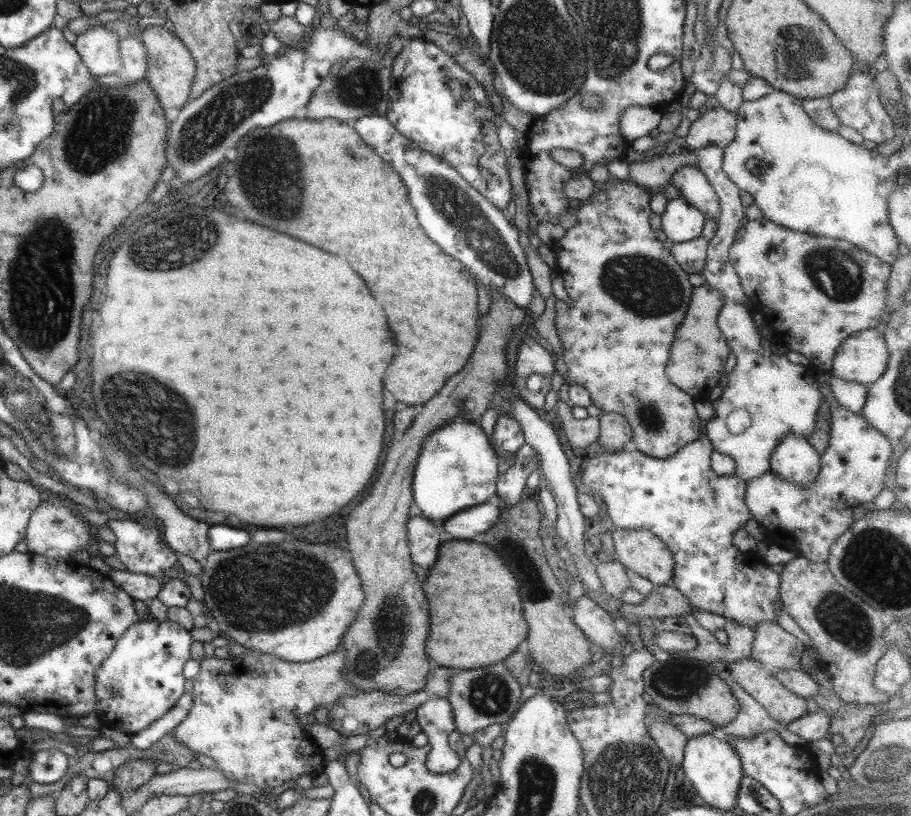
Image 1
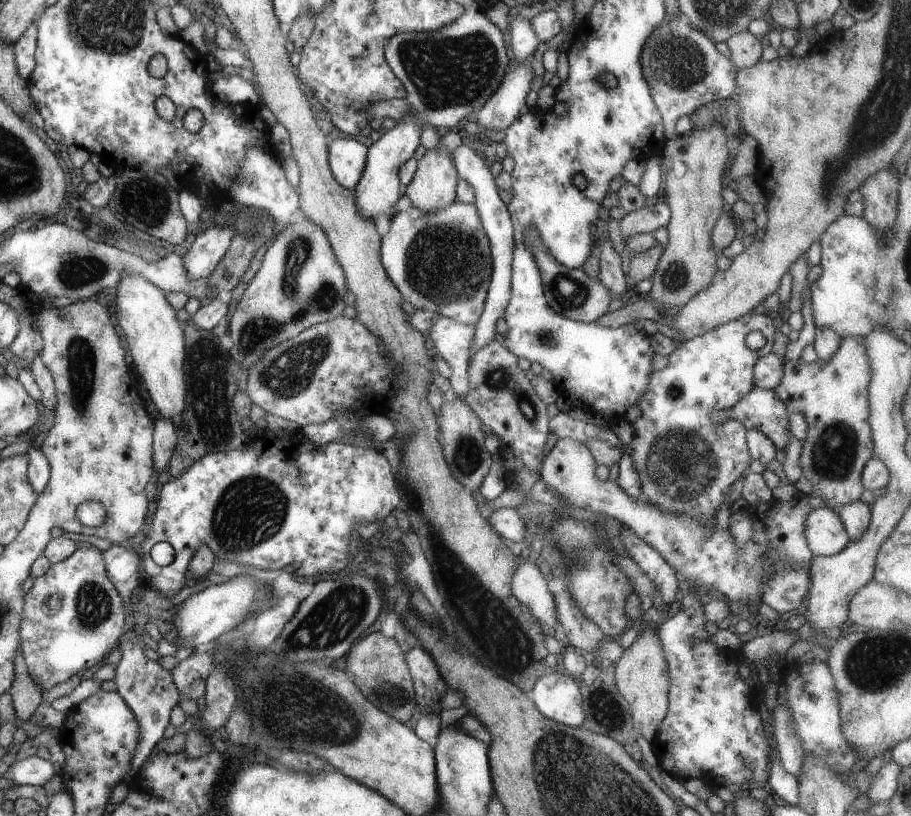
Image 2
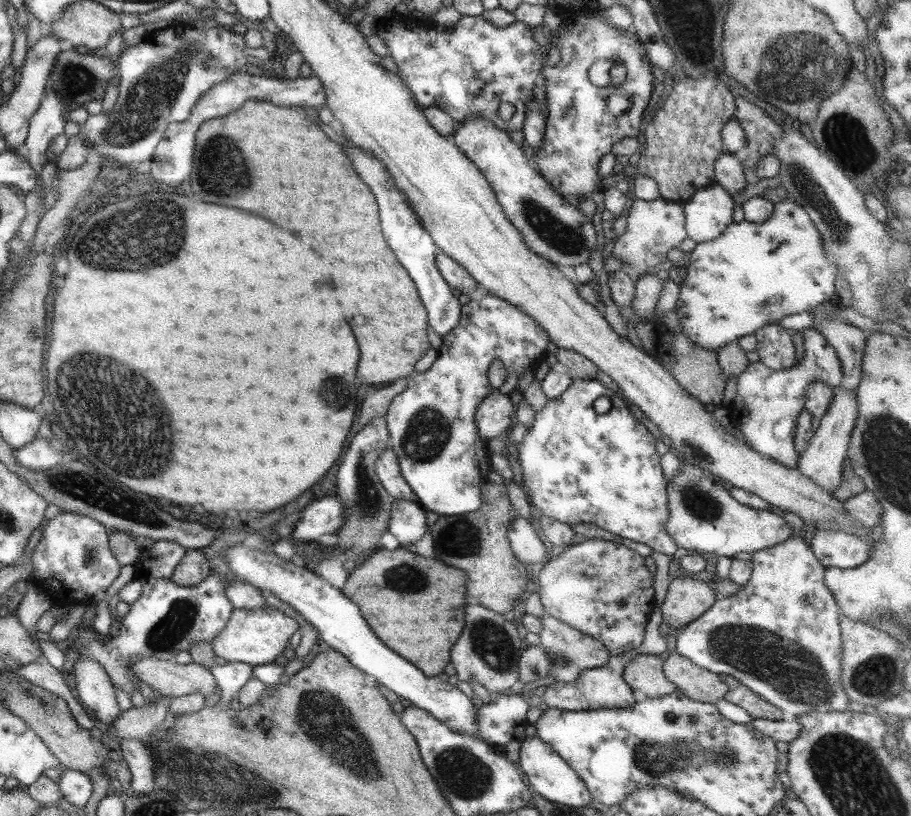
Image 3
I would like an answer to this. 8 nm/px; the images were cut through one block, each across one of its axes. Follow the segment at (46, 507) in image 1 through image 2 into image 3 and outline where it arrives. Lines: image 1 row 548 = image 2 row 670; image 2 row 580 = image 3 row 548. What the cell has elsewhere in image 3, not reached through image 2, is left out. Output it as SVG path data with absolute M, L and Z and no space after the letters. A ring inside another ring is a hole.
M65 511L55 514L43 524L41 536L30 553L30 564L32 565L29 579L33 580L33 583L39 583L43 590L47 590L56 606L67 603L81 604L81 602L91 599L96 593L104 592L119 576L120 568L109 548L109 532L110 530L95 519Z

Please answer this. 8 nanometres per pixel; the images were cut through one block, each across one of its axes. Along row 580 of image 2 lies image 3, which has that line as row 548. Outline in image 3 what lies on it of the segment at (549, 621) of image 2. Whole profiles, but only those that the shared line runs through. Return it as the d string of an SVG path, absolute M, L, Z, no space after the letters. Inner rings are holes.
M516 515L508 526L507 538L514 557L523 564L547 560L548 549L537 537L530 521Z

